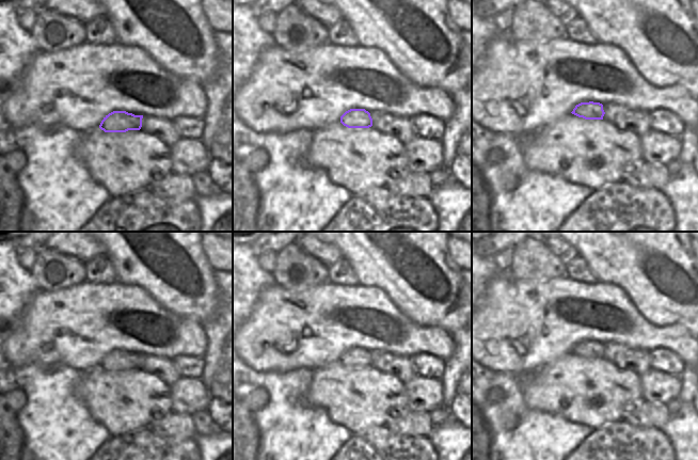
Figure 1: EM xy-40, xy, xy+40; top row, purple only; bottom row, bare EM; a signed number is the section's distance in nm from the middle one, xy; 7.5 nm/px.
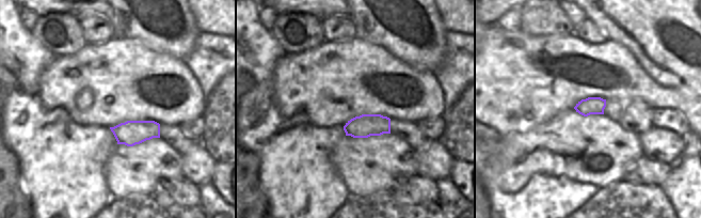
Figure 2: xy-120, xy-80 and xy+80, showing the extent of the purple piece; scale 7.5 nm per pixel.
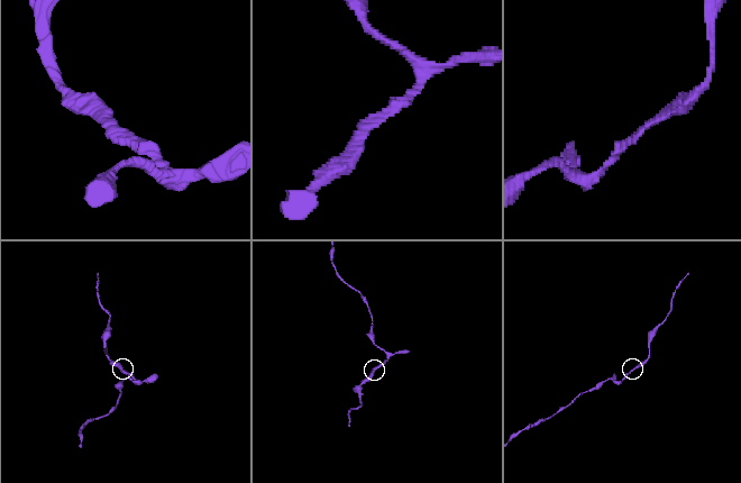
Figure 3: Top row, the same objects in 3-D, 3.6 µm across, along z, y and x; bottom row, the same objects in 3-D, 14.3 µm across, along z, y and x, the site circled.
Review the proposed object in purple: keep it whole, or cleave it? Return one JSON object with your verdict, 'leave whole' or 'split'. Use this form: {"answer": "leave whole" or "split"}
{"answer": "leave whole"}

